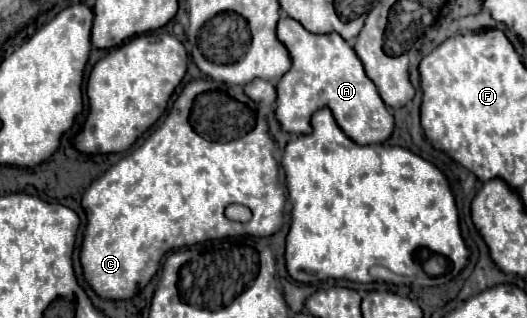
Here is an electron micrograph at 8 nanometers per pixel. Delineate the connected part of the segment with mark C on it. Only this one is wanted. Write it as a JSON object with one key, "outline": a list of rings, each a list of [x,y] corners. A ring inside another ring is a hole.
{"outline":[[[203,79],[185,85],[181,95],[175,99],[171,113],[145,139],[145,143],[133,149],[129,155],[125,155],[111,169],[107,169],[83,193],[81,207],[85,209],[87,215],[87,227],[79,259],[87,285],[101,299],[125,301],[143,291],[143,287],[157,273],[161,257],[173,249],[191,247],[219,237],[233,237],[233,235],[269,237],[271,233],[275,233],[275,229],[281,225],[285,187],[279,183],[277,161],[273,159],[273,147],[275,143],[267,133],[265,117],[247,107],[243,101],[235,99],[229,93],[227,85]],[[231,203],[249,207],[253,213],[251,221],[249,223],[227,221],[223,209]]]}

